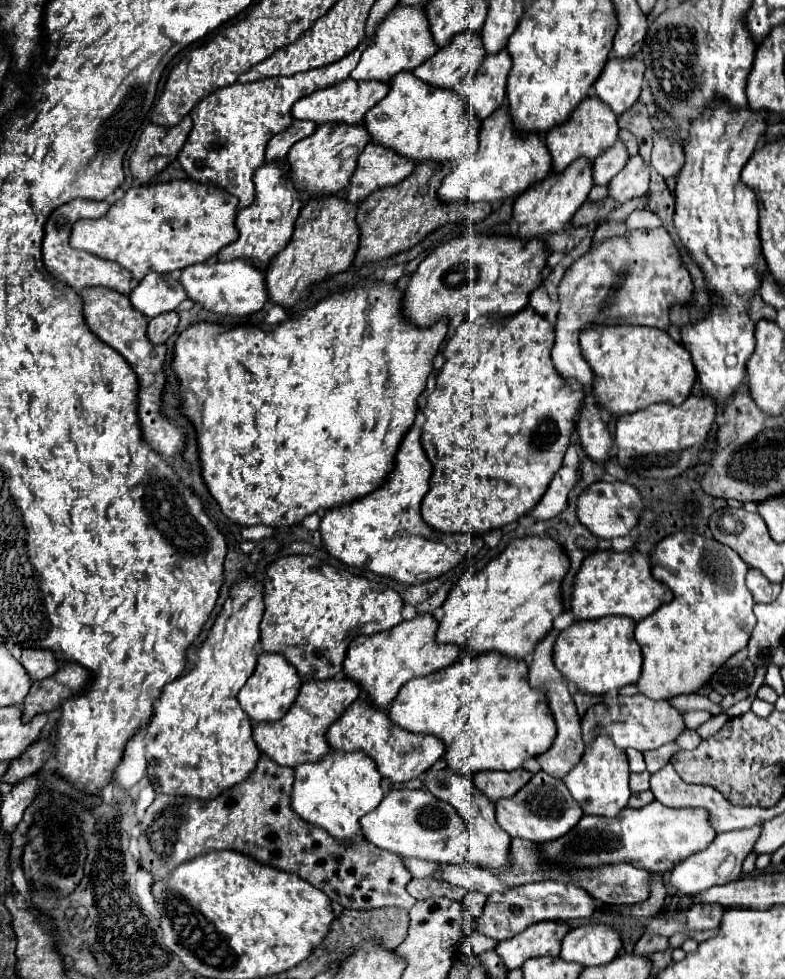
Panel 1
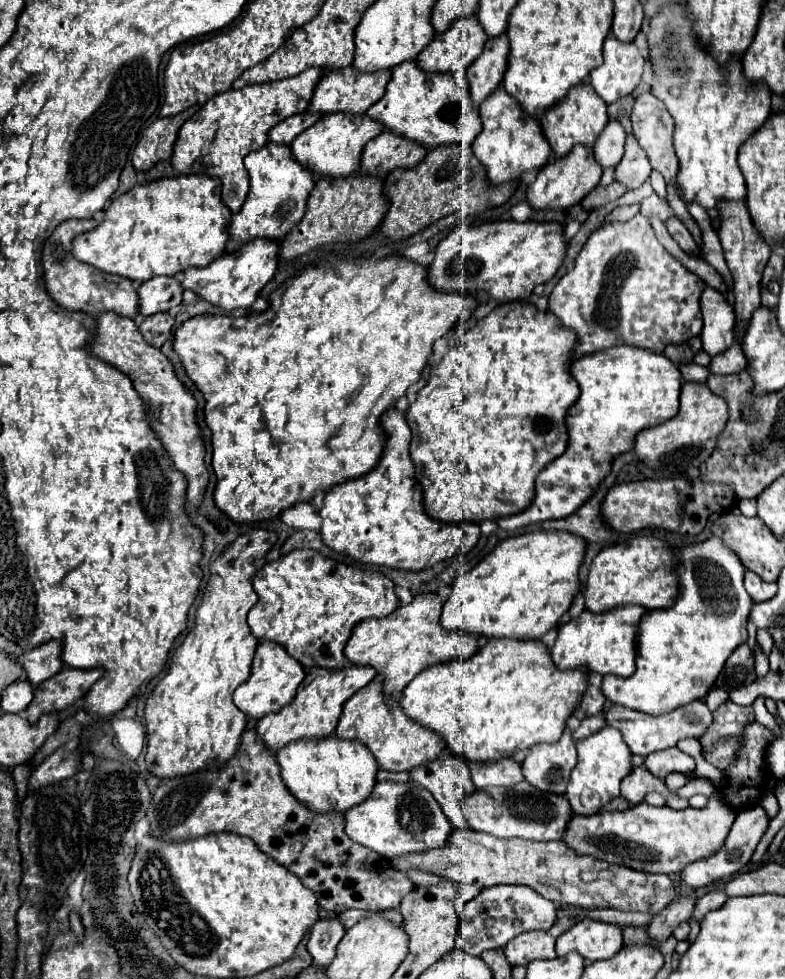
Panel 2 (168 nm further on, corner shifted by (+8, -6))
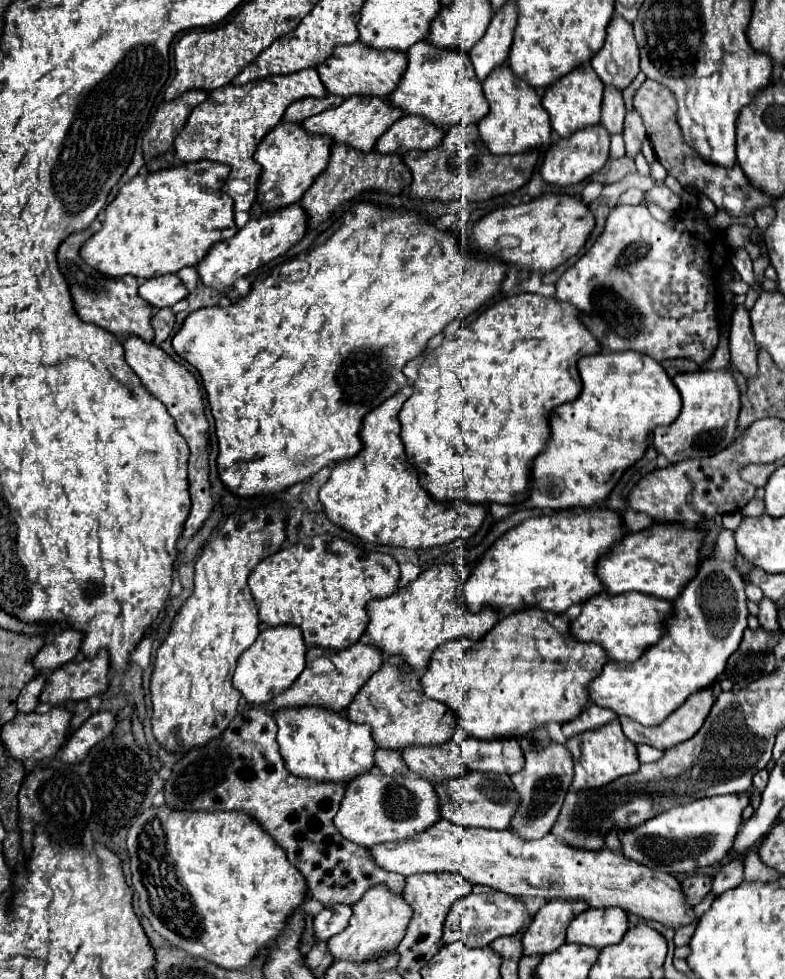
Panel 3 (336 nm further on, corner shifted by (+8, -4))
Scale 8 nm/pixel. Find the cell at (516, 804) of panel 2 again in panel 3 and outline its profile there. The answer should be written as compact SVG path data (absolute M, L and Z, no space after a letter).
M468 771L460 779L448 779L448 783L436 783L434 791L438 795L440 817L462 827L484 827L484 829L508 829L514 809L518 805L518 795L508 775L500 773L480 773Z

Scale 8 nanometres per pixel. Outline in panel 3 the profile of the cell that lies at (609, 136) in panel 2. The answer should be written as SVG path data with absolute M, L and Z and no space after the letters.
M606 87L602 99L602 125L610 131L610 135L622 131L624 115L626 115L626 107L622 101L622 91L616 91L614 87Z

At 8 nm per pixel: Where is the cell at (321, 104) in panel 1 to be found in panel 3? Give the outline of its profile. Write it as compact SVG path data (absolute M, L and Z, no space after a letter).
M356 41L352 45L334 47L332 57L328 57L316 69L320 73L320 79L326 85L328 93L332 93L332 95L388 97L390 91L396 89L398 81L402 79L402 75L406 71L406 63L408 63L408 57L400 55L400 51L368 51L368 47L364 47L364 43Z

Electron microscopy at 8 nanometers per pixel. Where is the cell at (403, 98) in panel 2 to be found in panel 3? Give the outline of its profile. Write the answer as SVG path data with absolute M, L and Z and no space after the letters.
M416 43L408 51L408 69L390 95L390 103L408 115L422 115L434 125L448 129L456 123L478 123L488 113L488 101L482 95L482 85L476 79L472 61L460 51L436 51L428 43Z

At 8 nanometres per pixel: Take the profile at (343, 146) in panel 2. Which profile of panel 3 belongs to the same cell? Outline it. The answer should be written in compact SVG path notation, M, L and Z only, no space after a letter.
M348 97L340 107L322 111L320 115L312 115L312 119L304 119L302 125L308 133L320 133L332 137L336 143L346 143L350 147L356 147L360 151L374 149L380 135L384 135L394 121L398 121L404 113L398 111L398 107L392 107L388 99L384 97Z

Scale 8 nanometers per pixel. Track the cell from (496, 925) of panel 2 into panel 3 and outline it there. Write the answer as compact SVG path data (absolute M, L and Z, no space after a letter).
M490 891L482 895L470 893L464 899L458 899L458 903L454 903L452 911L448 913L444 921L442 943L448 945L452 941L462 941L468 947L486 947L498 937L520 933L526 927L526 923L528 923L528 909L512 895L500 893L500 891Z

